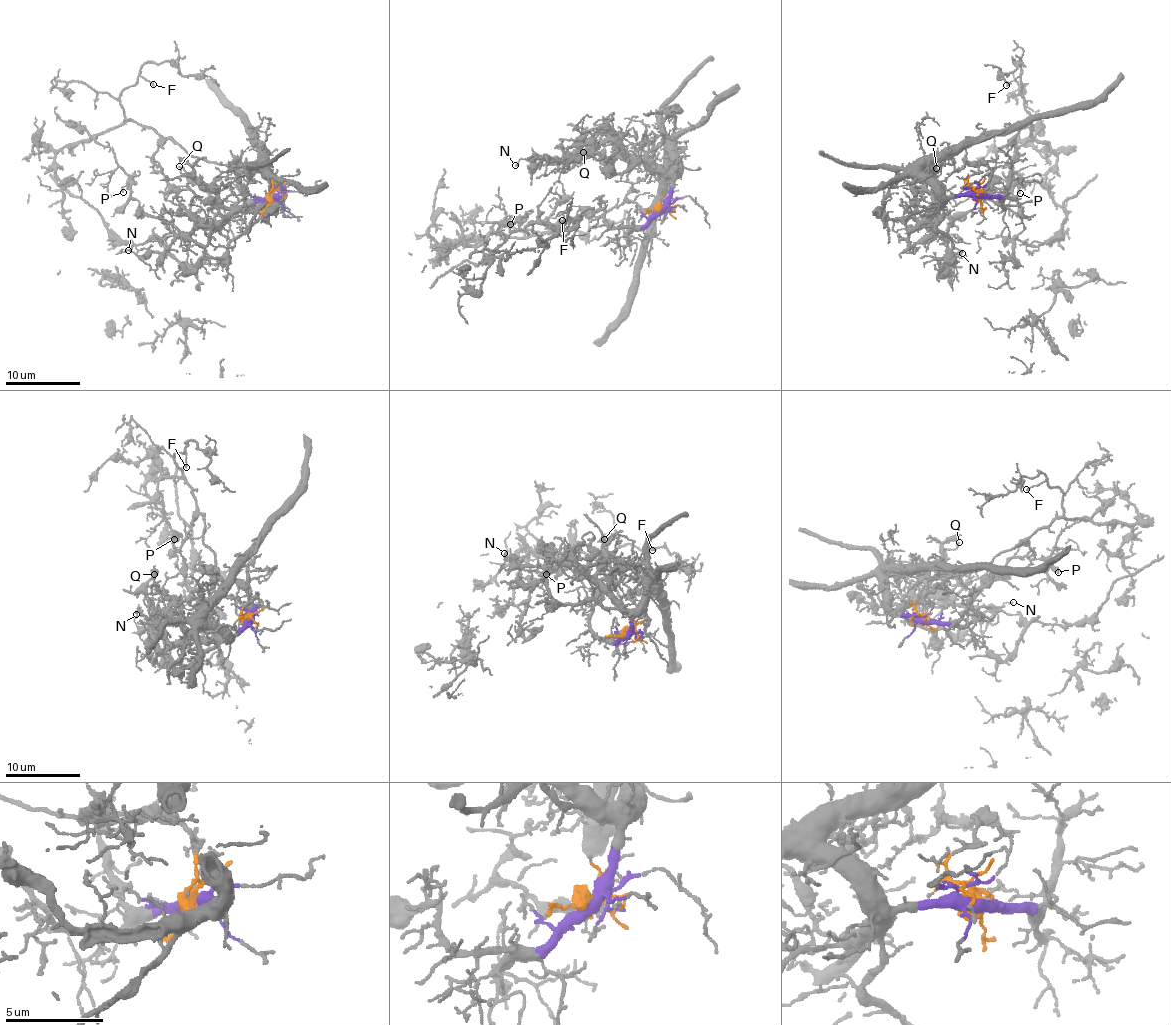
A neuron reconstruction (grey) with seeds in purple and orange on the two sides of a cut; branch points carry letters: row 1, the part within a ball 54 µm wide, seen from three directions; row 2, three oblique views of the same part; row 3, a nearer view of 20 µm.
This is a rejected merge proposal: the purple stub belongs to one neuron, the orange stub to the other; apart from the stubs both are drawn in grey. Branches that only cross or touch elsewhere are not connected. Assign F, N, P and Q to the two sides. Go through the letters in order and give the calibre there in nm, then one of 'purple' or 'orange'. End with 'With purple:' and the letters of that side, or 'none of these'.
F: calibre 140 nm; orange
N: calibre 120 nm; purple
P: calibre 180 nm; orange
Q: calibre 140 nm; purple
With purple: N, Q

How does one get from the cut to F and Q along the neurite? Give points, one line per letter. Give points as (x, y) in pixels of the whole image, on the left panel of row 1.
F: (272, 198), (273, 181), (264, 166), (199, 159), (152, 129), (127, 120), (122, 91), (140, 76), (153, 85)
Q: (272, 198), (277, 199), (251, 207), (228, 207), (189, 174), (182, 174), (178, 166)

